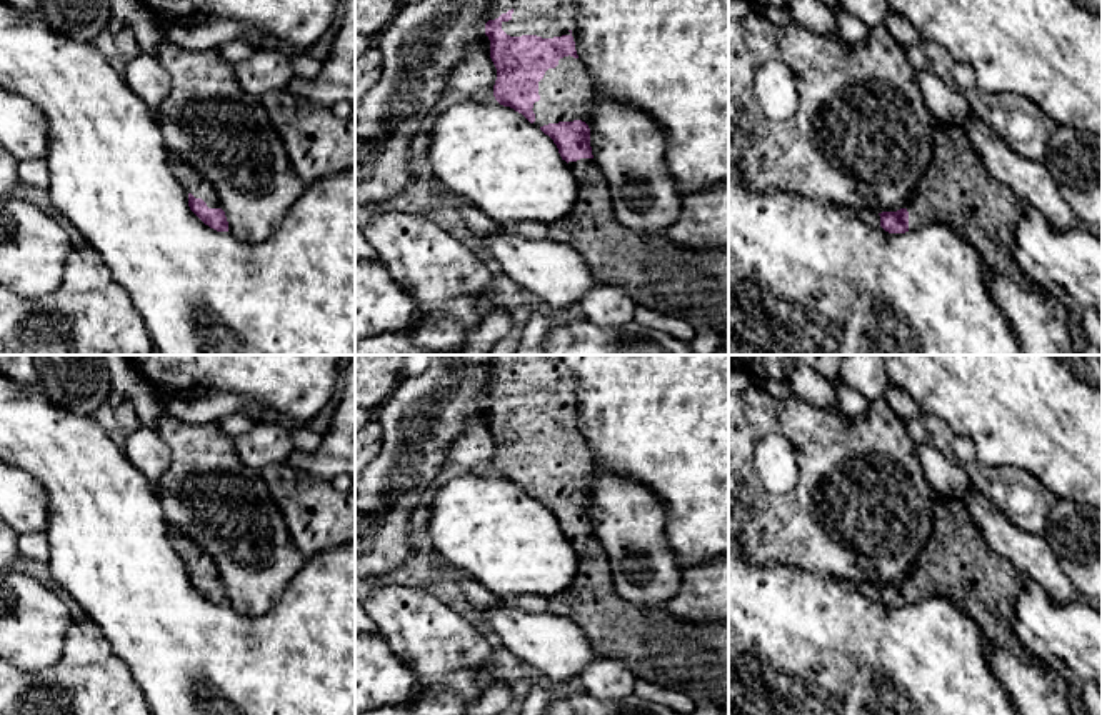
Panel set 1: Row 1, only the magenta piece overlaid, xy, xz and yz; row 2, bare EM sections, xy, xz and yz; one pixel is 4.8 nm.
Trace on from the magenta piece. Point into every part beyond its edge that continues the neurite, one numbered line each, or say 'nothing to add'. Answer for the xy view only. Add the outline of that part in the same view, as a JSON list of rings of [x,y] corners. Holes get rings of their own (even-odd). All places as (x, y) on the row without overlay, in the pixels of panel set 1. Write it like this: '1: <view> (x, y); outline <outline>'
1: xy (194, 555); outline [[[170,530],[170,540],[175,552],[188,563],[188,567],[195,572],[202,572],[208,582],[222,582],[213,560],[198,545],[175,530]]]

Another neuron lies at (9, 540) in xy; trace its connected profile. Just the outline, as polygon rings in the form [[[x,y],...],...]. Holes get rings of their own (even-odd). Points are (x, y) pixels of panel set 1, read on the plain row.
[[[0,518],[0,572],[15,570],[18,557],[18,535]]]

